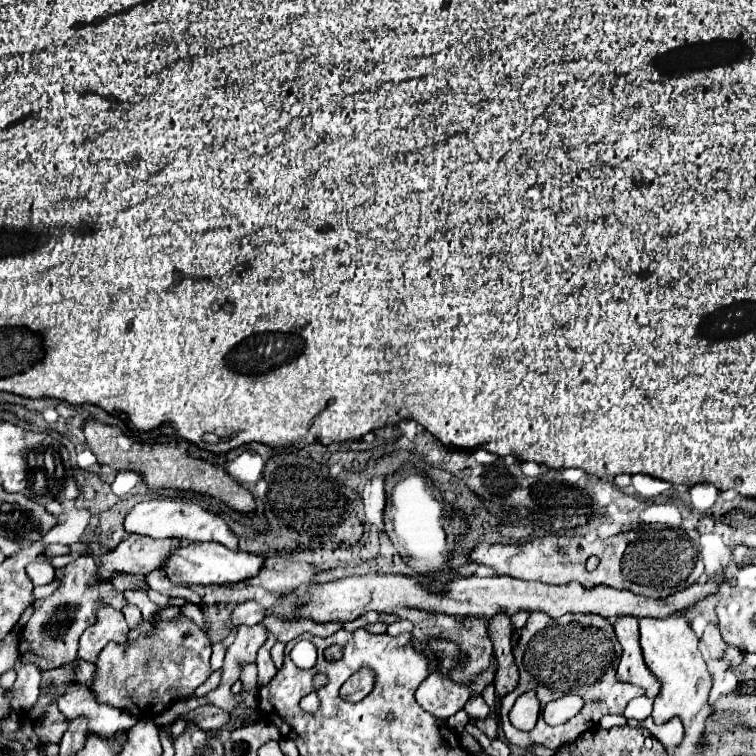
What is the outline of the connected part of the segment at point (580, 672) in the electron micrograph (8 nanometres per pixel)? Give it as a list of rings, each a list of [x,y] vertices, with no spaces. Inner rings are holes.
[[[534,612],[528,616],[526,626],[512,634],[510,642],[512,642],[514,662],[520,672],[520,680],[518,686],[500,700],[500,726],[510,744],[516,744],[524,750],[534,744],[546,748],[558,748],[560,744],[572,742],[582,732],[590,730],[604,714],[622,714],[630,700],[644,696],[642,688],[616,680],[620,648],[616,634],[606,628],[612,628],[612,624],[602,616],[566,614],[560,616],[558,620],[550,620],[550,616],[542,612]],[[528,690],[536,690],[536,696],[542,704],[558,700],[566,694],[576,694],[584,700],[584,708],[566,724],[548,726],[544,720],[538,720],[534,730],[522,732],[510,724],[508,714],[516,698]],[[598,698],[602,698],[602,702],[596,702]]]

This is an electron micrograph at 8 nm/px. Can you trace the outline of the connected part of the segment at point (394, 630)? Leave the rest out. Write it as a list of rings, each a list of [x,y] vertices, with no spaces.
[[[399,619],[398,621],[388,625],[387,633],[391,636],[398,636],[404,632],[412,634],[414,625],[407,619]]]

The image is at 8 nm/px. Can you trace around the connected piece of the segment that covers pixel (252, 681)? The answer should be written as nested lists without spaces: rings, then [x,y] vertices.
[[[246,664],[246,668],[242,668],[240,672],[240,680],[244,684],[244,690],[252,690],[256,688],[256,664]]]

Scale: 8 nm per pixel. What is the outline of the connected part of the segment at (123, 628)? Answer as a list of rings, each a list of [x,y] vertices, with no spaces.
[[[100,606],[98,622],[90,626],[80,638],[78,658],[94,664],[98,660],[98,654],[108,642],[124,644],[126,636],[128,636],[128,624],[124,620],[124,614],[110,606]]]

